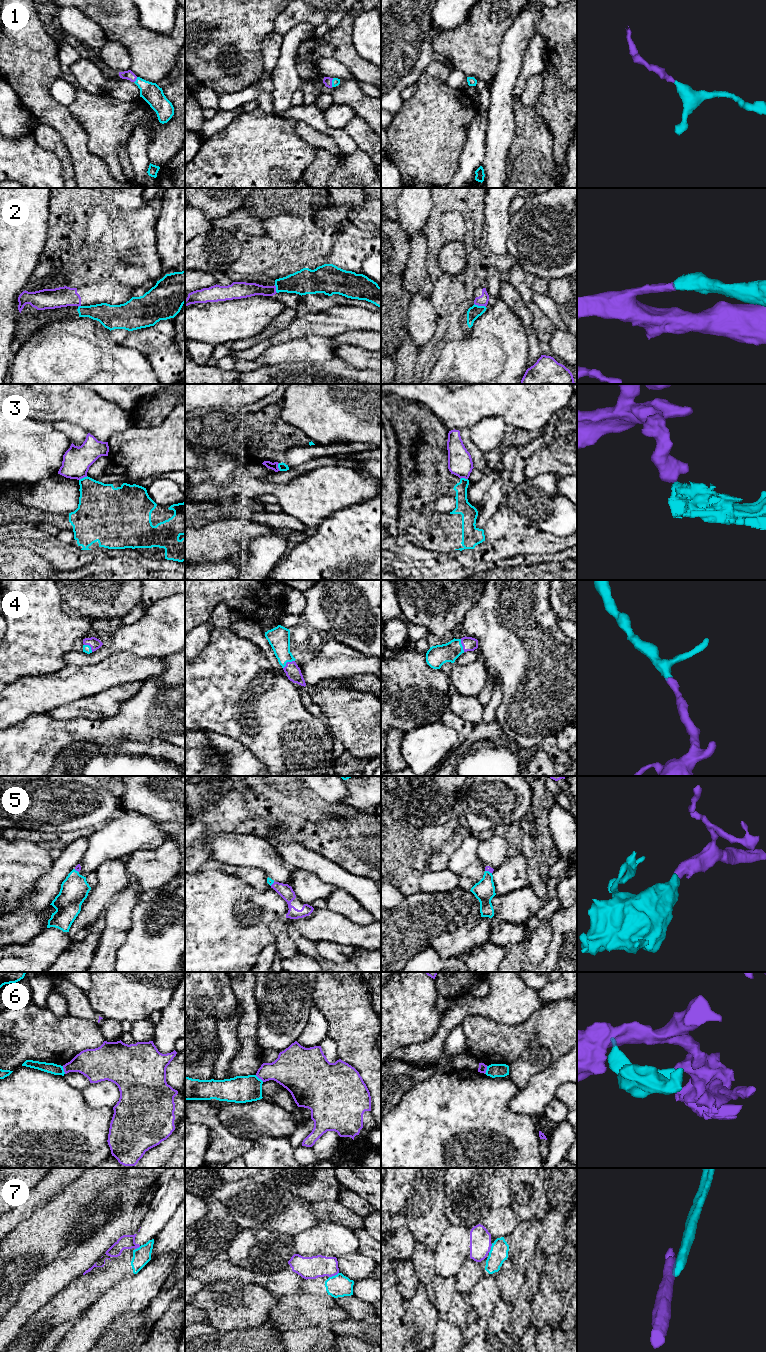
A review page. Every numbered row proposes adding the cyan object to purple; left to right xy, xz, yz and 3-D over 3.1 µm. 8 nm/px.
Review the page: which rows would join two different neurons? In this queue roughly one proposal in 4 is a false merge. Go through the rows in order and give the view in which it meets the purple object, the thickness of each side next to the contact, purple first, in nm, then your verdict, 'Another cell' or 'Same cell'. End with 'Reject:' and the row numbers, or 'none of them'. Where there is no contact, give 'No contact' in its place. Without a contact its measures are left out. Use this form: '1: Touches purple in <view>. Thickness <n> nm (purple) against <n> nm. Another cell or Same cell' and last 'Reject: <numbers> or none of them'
1: Touches purple in xz. Thickness 70 nm (purple) against 60 nm. Same cell
2: Touches purple in yz. Thickness 90 nm (purple) against 100 nm. Another cell
3: Touches purple in xy. Thickness 220 nm (purple) against 320 nm. Another cell
4: Touches purple in xz. Thickness 120 nm (purple) against 180 nm. Same cell
5: Touches purple in yz. Thickness 50 nm (purple) against 170 nm. Same cell
6: Touches purple in xy. Thickness 240 nm (purple) against 90 nm. Another cell
7: Touches purple in xz. Thickness 180 nm (purple) against 180 nm. Another cell
Reject: 2, 3, 6, 7

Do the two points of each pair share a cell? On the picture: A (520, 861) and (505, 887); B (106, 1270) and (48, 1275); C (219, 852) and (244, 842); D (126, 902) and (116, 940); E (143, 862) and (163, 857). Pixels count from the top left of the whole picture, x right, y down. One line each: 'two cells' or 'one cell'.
A: one cell
B: two cells
C: one cell
D: one cell
E: one cell

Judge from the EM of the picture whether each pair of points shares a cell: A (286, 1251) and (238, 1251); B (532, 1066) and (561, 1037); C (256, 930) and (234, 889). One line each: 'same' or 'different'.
A: same
B: different
C: same

